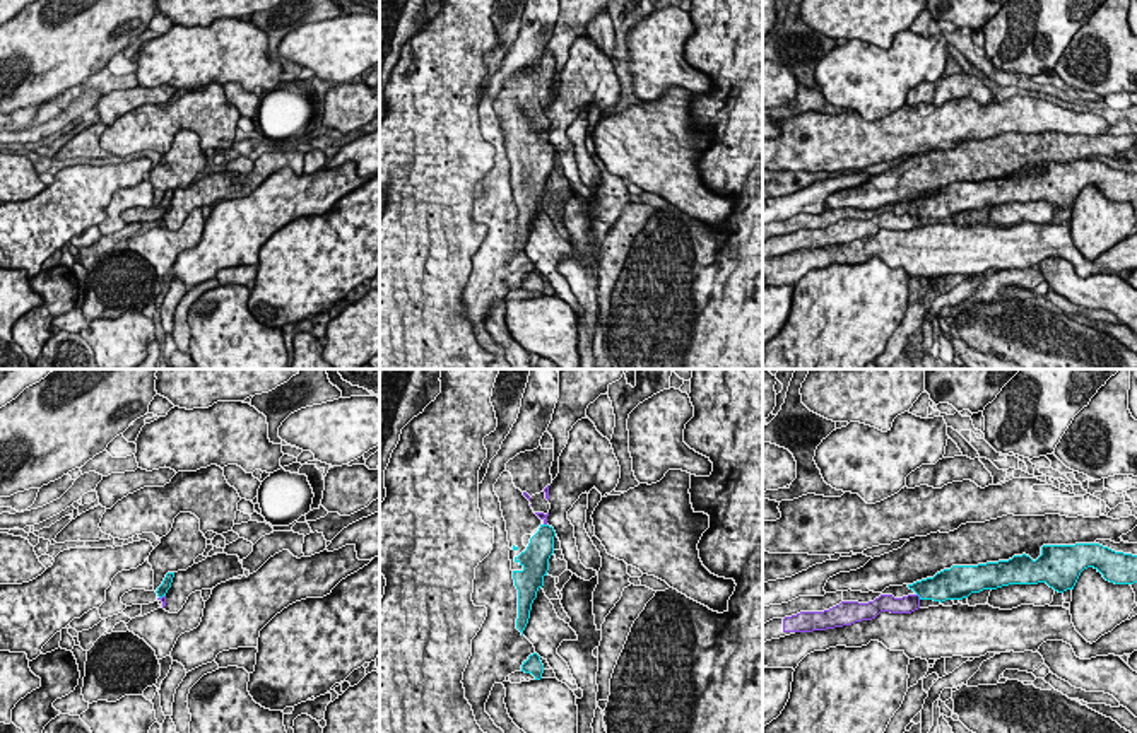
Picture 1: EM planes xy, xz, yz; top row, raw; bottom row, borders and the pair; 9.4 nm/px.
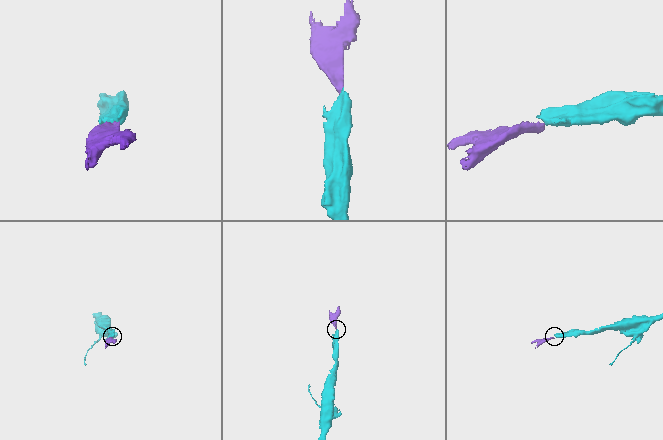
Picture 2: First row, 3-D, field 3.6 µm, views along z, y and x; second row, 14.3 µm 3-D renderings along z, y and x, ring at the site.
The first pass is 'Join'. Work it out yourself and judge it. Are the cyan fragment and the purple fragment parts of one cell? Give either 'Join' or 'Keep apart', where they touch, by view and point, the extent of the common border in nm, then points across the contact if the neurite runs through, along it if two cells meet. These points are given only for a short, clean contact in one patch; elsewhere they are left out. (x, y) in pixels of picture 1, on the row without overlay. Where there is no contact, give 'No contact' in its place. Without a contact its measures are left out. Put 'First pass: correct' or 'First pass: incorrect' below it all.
Keep apart. Touches cyan at yz (919, 212). Shared border 70 nm. Boundary: yz (917, 211), (920, 216)
First pass: incorrect

